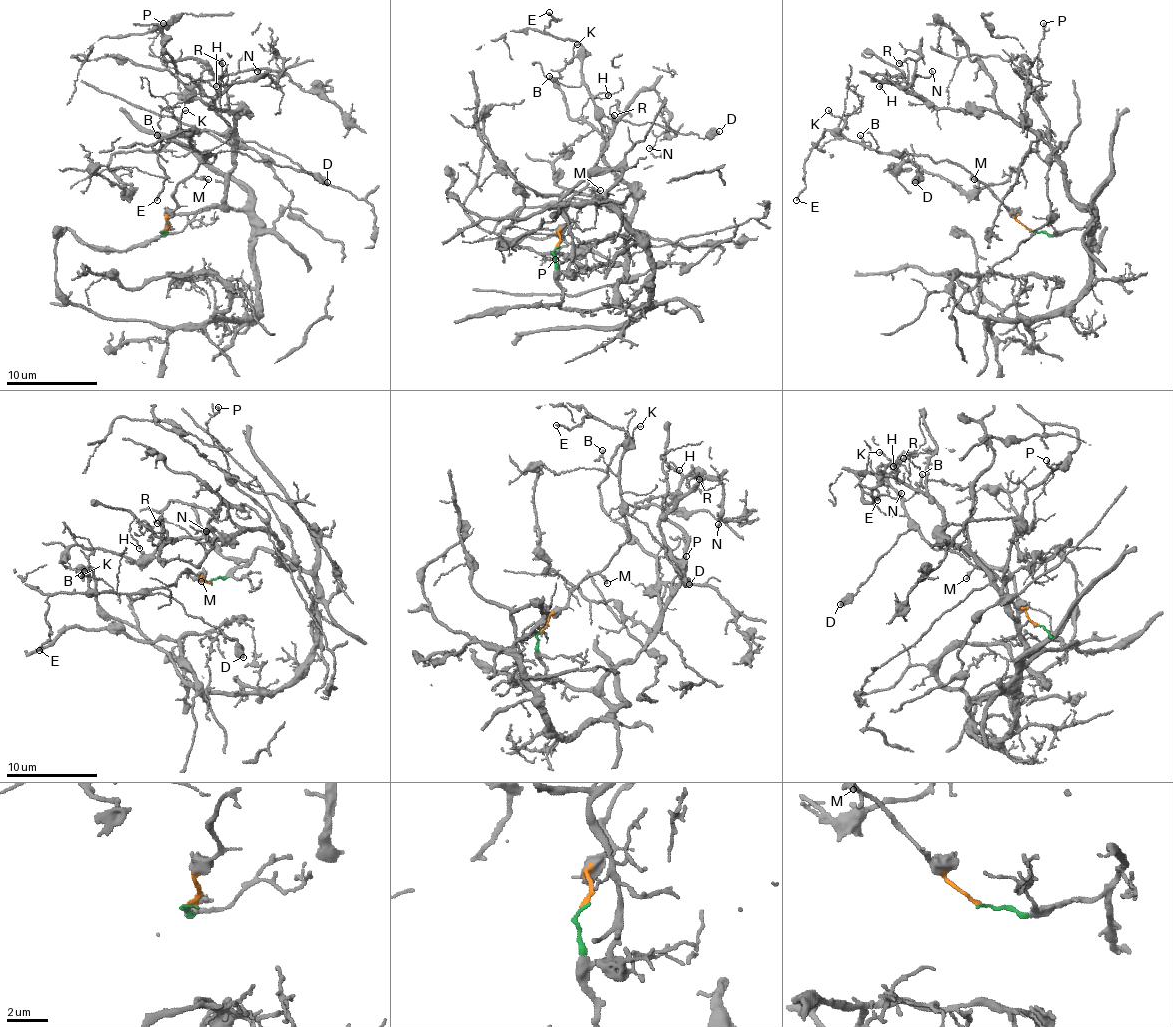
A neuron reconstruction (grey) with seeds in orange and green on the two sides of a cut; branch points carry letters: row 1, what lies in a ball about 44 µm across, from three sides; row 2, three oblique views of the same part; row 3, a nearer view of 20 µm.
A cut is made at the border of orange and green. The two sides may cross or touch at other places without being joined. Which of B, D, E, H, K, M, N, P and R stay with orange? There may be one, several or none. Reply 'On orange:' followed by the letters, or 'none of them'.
On orange: B, D, E, K, M

